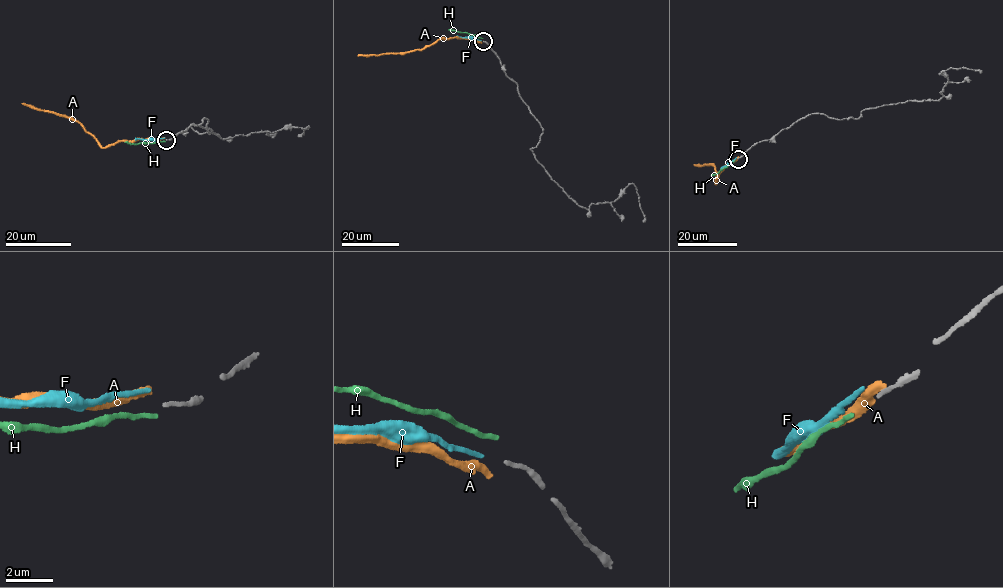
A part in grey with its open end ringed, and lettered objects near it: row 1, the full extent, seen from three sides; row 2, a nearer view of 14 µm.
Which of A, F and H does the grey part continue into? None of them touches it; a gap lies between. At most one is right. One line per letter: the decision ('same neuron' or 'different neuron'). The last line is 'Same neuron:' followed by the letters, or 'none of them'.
A: different neuron
F: different neuron
H: different neuron
Same neuron: none of them

